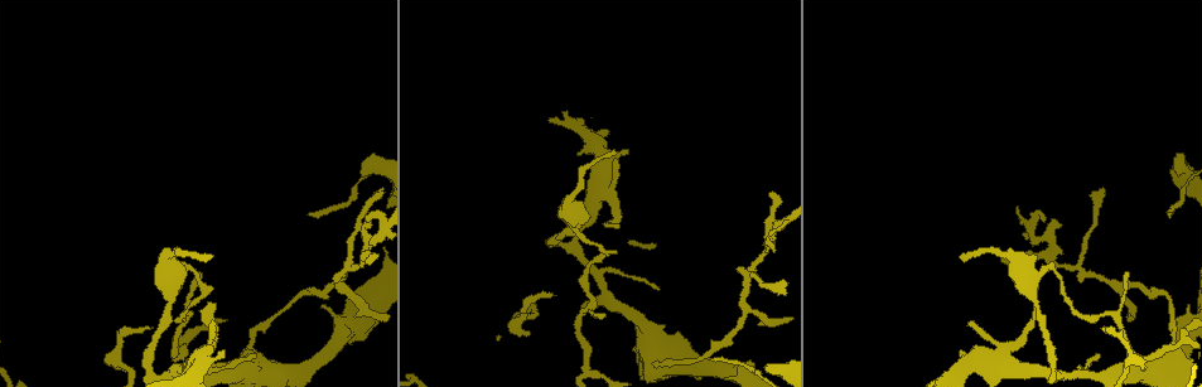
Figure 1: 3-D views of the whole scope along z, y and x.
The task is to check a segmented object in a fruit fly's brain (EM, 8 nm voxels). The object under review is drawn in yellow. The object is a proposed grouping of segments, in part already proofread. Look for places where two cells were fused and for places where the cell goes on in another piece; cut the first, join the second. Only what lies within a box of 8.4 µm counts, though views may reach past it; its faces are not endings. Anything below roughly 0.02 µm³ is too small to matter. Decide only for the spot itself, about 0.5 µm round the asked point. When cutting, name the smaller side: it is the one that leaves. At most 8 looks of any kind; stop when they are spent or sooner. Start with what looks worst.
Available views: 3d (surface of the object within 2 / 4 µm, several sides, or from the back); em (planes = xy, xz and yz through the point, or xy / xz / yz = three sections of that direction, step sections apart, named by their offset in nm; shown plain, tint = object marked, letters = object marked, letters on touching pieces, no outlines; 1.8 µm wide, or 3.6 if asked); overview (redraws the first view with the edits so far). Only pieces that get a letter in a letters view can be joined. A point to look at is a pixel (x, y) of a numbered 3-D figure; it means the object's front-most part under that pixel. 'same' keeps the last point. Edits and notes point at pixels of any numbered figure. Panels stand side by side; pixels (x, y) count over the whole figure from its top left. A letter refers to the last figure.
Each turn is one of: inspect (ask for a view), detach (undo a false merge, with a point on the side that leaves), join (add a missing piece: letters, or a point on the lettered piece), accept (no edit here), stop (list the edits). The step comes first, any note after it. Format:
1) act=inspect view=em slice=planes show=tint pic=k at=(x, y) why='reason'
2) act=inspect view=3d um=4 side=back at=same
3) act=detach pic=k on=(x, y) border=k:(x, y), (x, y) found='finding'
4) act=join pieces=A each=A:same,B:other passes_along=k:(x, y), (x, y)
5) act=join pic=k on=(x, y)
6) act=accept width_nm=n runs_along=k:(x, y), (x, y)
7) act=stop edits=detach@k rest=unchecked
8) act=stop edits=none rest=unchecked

act=inspect view=em slice=planes show=letters pic=1 at=(656, 288)

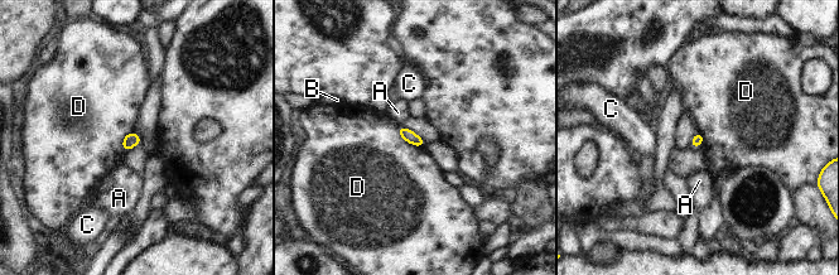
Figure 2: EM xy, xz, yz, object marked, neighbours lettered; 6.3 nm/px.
act=accept width_nm=70 each=A:other,B:other,C:other,D:other border=2:(396, 126), (406, 141), (423, 149) found='none of them fits'

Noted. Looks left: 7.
act=inspect view=3d um=4 pic=1 at=(612, 155) why='tapers out'

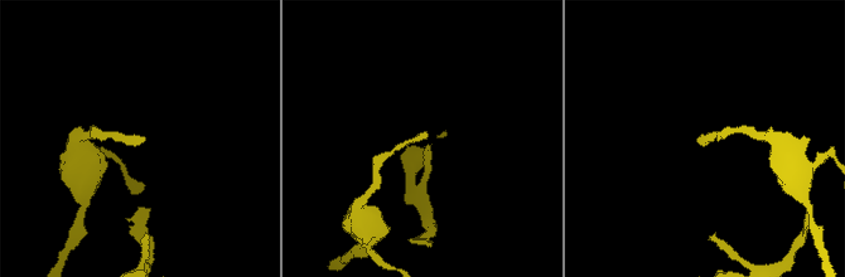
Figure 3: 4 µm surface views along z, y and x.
act=inspect view=em slice=planes show=plain pic=3 at=(701, 135)

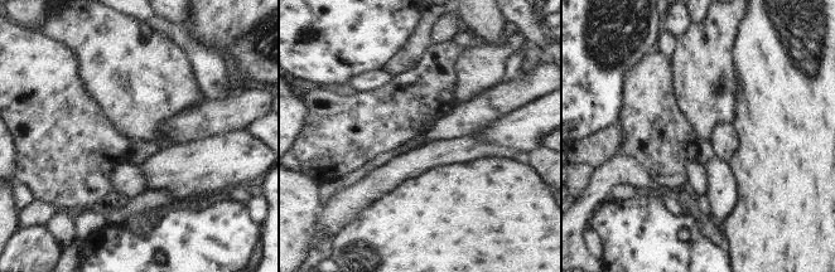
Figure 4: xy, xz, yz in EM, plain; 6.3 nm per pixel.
act=inspect view=em slice=planes show=letters at=same why='see the neighbours'

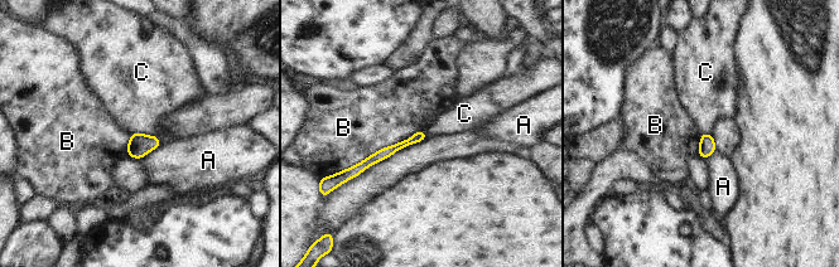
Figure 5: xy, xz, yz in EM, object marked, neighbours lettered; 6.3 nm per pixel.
act=accept width_nm=70 each=A:other,B:other,C:other border=5:(131, 132), (157, 135), (162, 140) found='no lettered piece goes on from it'

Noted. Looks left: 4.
act=inspect view=em slice=xz step=16 show=letters pic=1 at=(208, 301) why='free end'

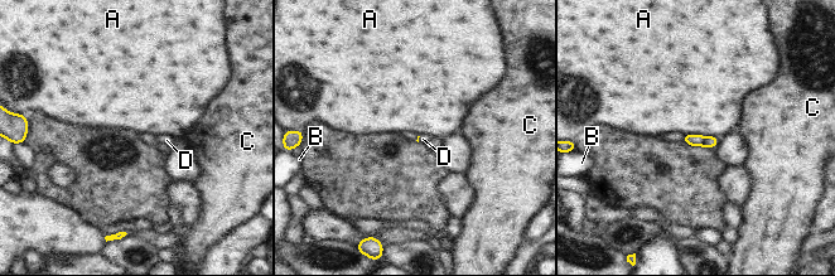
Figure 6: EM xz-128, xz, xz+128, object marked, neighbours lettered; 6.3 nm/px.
act=accept each=A:other,B:other,C:other,D:other found='none of them fits'

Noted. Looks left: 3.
act=stop edits=none rest=unchecked

